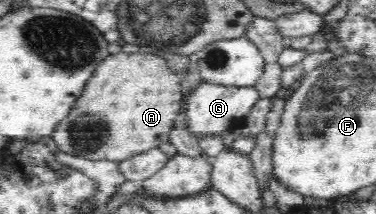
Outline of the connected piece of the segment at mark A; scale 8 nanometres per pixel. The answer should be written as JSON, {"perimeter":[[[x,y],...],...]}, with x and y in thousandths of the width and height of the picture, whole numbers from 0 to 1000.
{"perimeter":[[[380,238],[293,262],[293,280],[261,308],[229,439],[138,645],[162,710],[229,748],[324,757],[364,715],[420,692],[449,664],[449,626],[481,523],[476,374],[479,341],[447,318],[423,252]]]}

